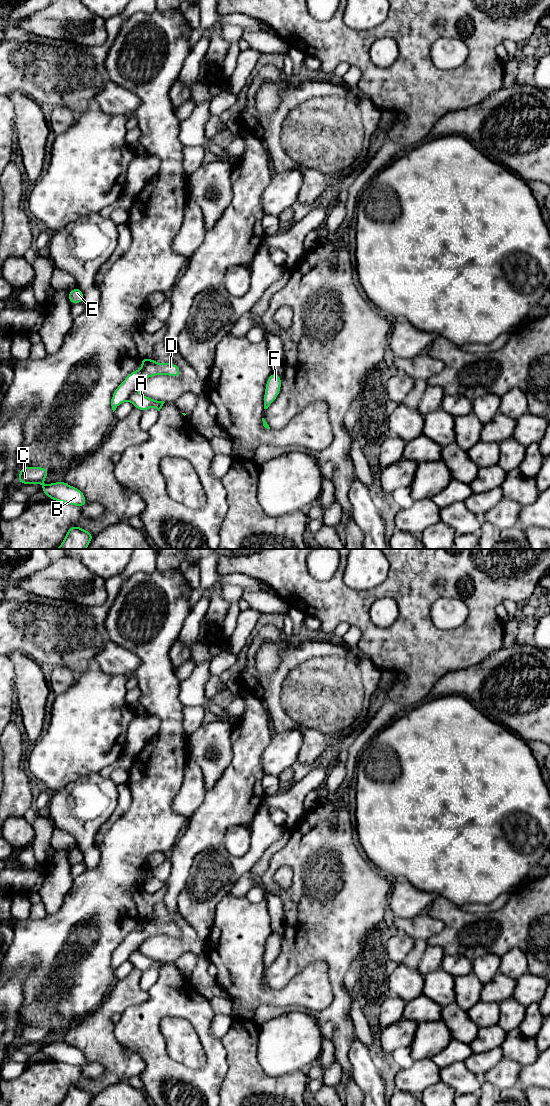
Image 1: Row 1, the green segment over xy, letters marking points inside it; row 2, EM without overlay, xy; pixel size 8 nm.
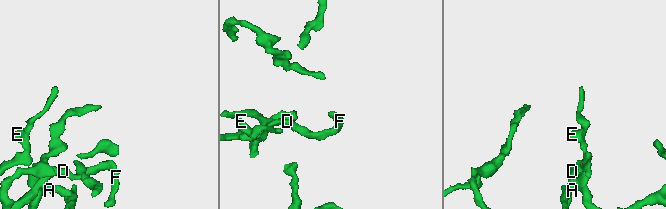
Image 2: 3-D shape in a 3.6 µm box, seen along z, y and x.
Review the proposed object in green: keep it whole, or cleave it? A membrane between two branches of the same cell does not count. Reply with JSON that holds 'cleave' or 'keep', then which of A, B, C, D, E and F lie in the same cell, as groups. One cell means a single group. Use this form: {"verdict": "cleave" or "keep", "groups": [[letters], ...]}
{"verdict": "cleave", "groups": [["A", "B"], ["C", "D", "E", "F"]]}

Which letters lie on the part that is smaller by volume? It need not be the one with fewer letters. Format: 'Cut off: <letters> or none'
Cut off: A, B

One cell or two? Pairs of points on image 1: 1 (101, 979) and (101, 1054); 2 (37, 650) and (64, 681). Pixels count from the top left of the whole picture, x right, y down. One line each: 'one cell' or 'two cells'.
1: two cells
2: two cells

